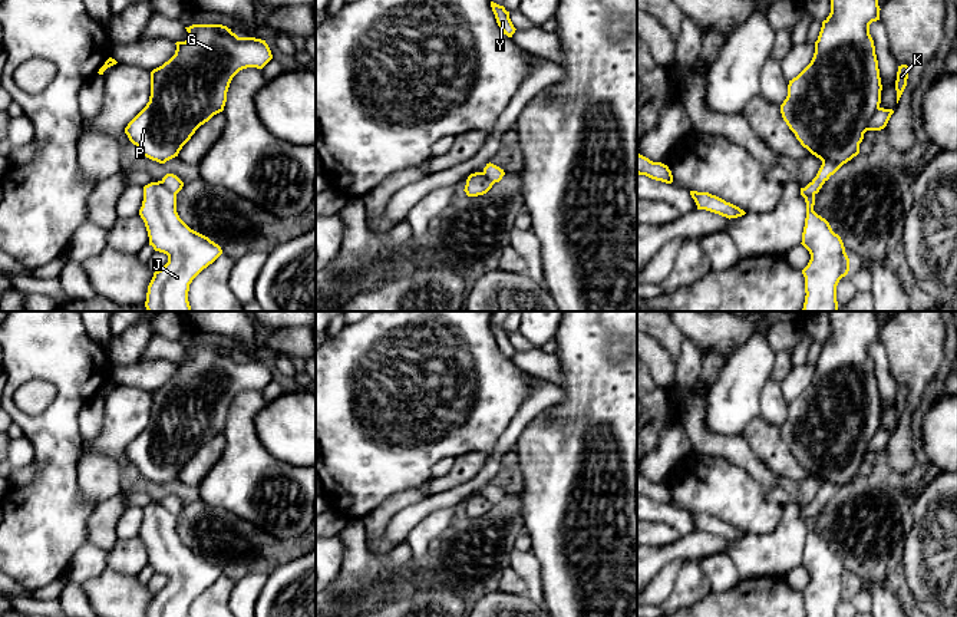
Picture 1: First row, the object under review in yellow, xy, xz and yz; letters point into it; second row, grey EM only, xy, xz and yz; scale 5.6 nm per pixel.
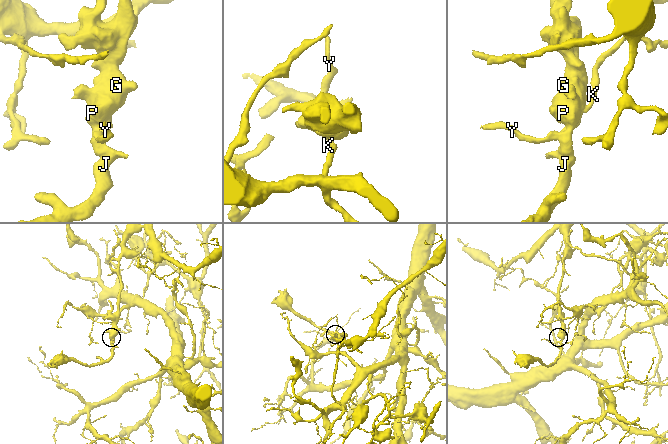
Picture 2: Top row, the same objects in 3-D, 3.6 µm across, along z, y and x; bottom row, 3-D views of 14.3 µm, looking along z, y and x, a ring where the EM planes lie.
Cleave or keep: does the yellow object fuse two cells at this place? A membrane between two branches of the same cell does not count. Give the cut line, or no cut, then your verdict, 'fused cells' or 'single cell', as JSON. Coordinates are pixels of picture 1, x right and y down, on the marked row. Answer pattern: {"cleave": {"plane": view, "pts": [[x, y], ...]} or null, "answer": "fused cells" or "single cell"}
{"cleave": {"plane": "yz", "pts": [[878, 106], [864, 131]]}, "answer": "fused cells"}

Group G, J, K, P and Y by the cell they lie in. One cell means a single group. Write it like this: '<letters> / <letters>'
G J P Y / K

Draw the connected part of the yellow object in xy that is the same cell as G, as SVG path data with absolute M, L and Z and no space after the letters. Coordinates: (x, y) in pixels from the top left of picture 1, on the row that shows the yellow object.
M192 24L185 29L188 39L176 42L175 55L151 72L149 102L125 128L142 155L159 164L178 156L195 131L224 110L230 83L240 70L263 69L273 59L265 40L238 37L227 26Z

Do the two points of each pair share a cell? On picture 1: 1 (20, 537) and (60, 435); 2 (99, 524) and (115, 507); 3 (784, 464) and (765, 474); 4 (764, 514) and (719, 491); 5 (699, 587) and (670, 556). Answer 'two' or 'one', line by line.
1: one
2: one
3: two
4: one
5: two

